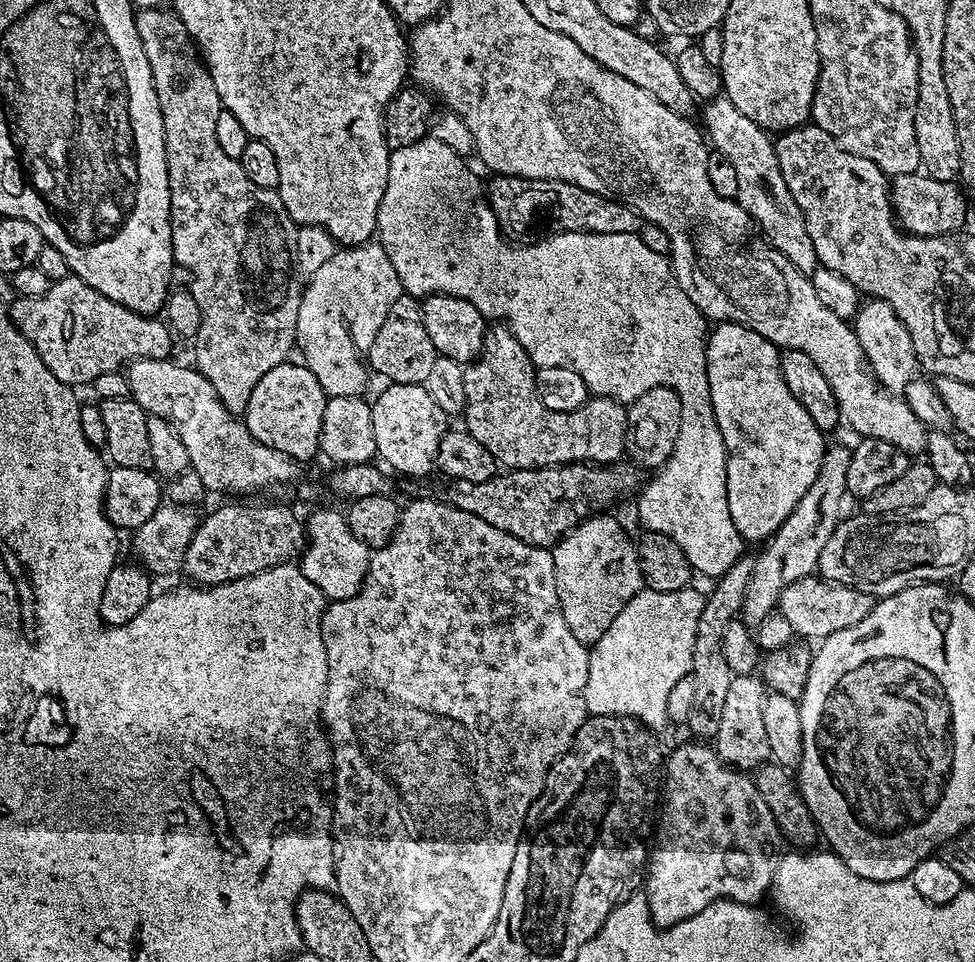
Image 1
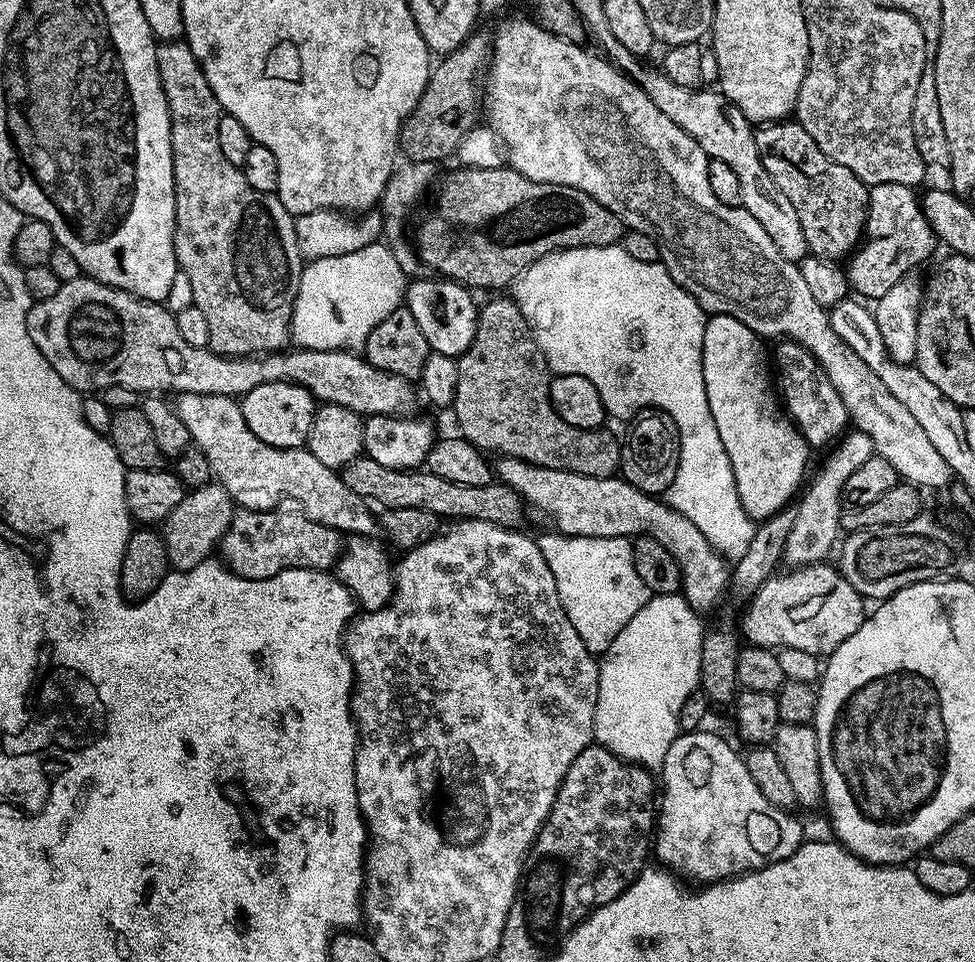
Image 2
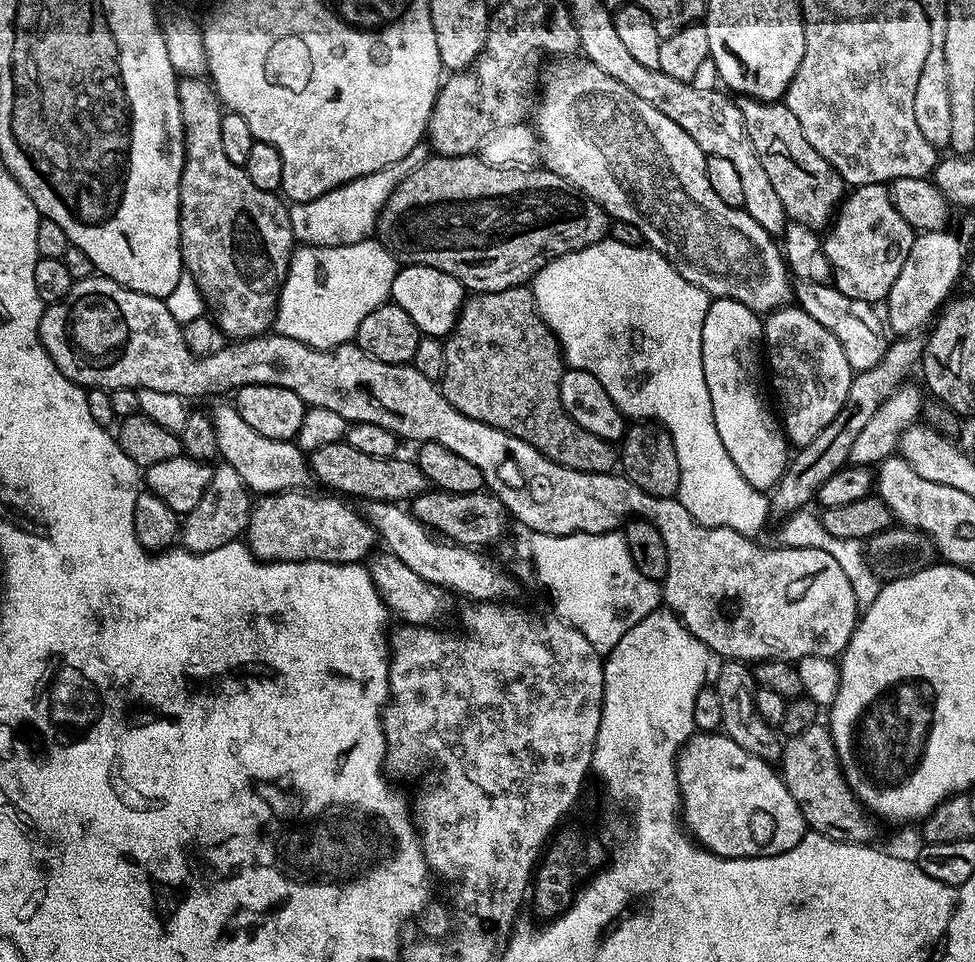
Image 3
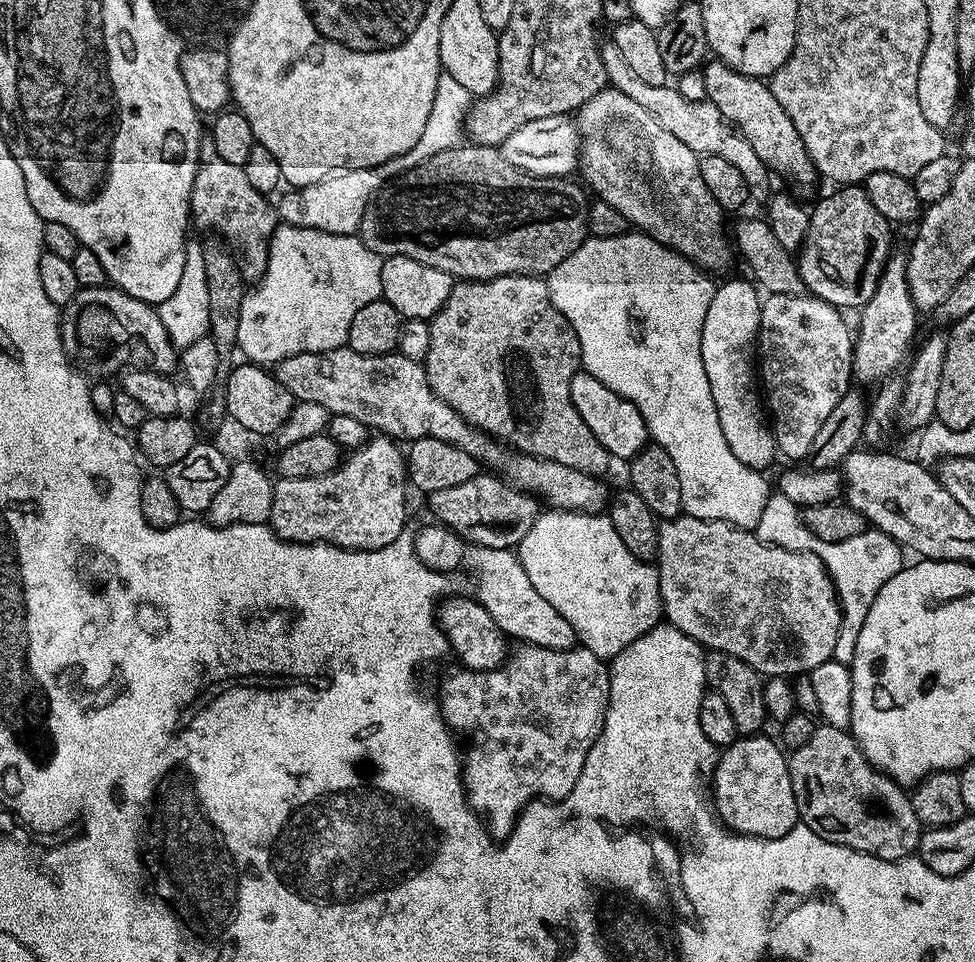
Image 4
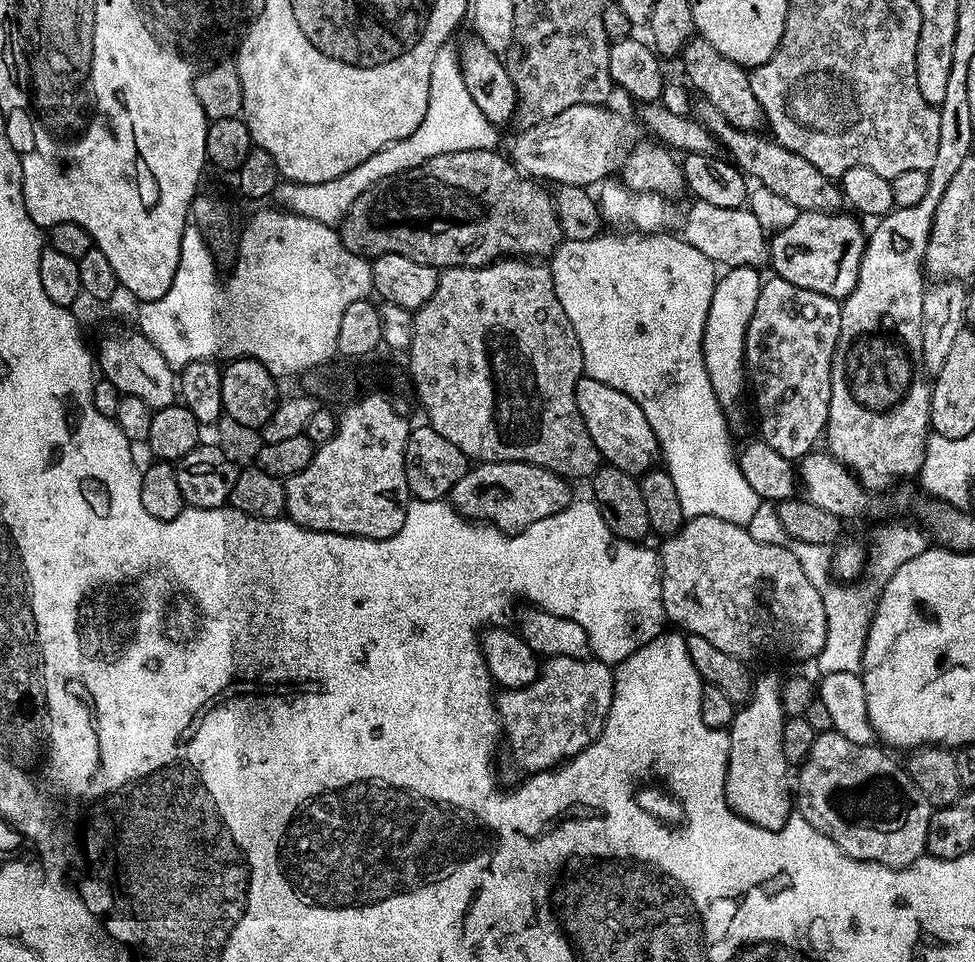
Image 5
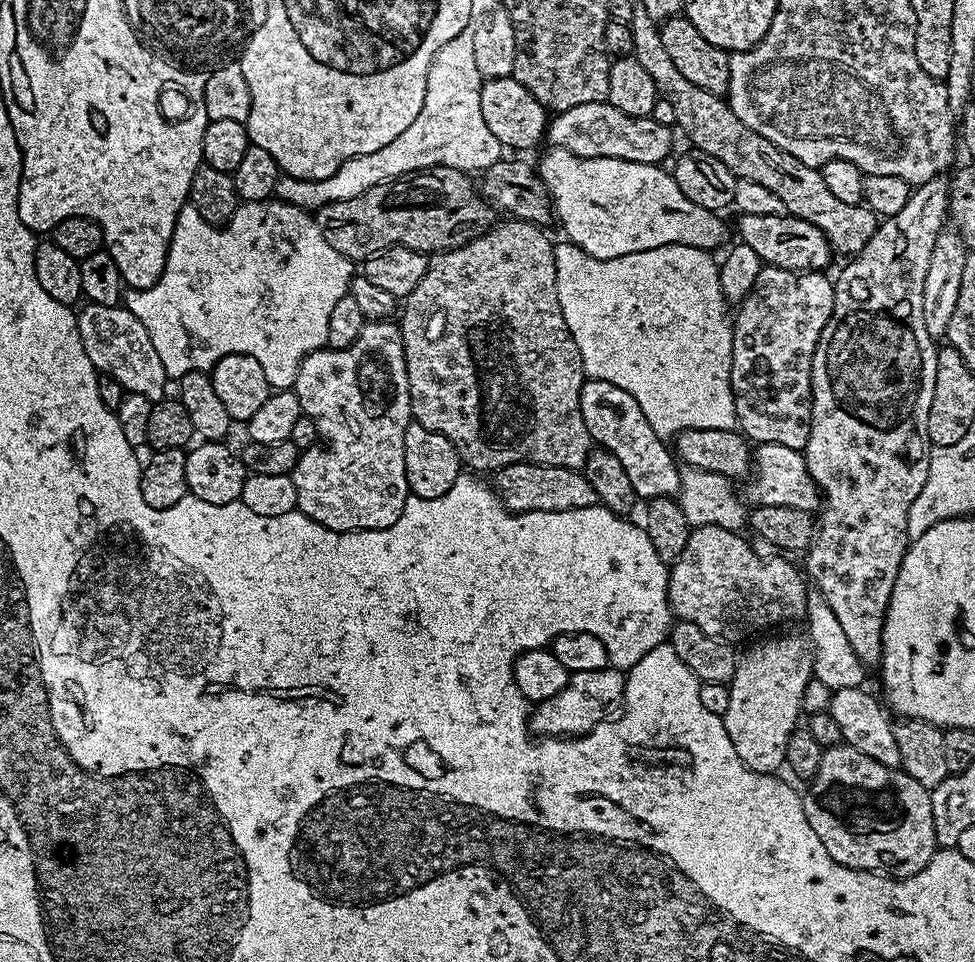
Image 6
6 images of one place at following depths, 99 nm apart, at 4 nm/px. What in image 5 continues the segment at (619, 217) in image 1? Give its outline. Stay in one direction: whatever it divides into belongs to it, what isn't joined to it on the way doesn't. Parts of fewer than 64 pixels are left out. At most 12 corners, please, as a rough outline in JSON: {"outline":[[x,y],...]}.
{"outline":[[496,150],[379,180],[340,240],[365,258],[548,258],[556,201]]}

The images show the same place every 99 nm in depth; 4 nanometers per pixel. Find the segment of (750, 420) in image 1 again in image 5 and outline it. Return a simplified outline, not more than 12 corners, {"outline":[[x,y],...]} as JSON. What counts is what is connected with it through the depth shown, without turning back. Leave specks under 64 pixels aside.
{"outline":[[759,267],[717,279],[704,331],[710,386],[727,419],[746,396],[744,347]]}

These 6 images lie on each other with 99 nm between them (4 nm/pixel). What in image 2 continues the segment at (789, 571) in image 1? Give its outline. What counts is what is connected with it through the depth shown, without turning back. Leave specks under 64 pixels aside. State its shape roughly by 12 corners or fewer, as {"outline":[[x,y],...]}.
{"outline":[[849,431],[792,512],[785,565],[827,561],[846,478],[874,454]]}

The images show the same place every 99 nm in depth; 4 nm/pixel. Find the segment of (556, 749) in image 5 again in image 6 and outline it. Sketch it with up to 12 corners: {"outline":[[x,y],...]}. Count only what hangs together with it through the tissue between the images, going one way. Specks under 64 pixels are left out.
{"outline":[[621,669],[582,670],[531,709],[537,737],[575,738],[624,707]]}

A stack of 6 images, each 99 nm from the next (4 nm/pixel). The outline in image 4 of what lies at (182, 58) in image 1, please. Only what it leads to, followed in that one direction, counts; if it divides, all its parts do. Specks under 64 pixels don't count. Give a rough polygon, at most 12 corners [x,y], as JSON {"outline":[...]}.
{"outline":[[200,141],[193,225],[223,240],[245,281],[268,269],[278,212],[243,167]]}

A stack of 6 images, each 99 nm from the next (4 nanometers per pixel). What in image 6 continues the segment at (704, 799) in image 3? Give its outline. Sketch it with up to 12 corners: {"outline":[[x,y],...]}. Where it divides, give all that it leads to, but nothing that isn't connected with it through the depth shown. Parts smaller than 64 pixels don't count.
{"outline":[[800,636],[739,657],[723,714],[755,772],[784,764],[814,677]]}

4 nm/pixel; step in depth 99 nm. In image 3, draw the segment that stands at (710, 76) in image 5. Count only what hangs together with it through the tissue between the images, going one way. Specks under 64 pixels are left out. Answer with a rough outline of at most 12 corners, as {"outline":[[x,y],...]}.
{"outline":[[744,98],[746,134],[787,219],[827,229],[839,172],[787,103]]}

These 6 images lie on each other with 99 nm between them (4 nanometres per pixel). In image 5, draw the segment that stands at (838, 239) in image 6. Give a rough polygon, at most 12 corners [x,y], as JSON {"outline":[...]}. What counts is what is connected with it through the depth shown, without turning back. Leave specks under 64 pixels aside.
{"outline":[[706,99],[694,116],[731,163],[800,212],[836,212],[839,187]]}

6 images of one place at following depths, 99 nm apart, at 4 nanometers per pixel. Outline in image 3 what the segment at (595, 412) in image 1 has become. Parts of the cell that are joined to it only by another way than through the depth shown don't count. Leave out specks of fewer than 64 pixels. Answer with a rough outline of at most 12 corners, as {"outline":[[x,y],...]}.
{"outline":[[531,287],[469,295],[438,387],[570,470],[613,471],[552,376]]}

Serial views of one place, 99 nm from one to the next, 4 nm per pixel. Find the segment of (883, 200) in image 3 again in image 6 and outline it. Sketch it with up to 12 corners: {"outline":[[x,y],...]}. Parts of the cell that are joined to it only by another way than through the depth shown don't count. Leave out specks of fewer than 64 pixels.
{"outline":[[743,214],[739,243],[765,264],[819,272],[834,256],[797,216]]}

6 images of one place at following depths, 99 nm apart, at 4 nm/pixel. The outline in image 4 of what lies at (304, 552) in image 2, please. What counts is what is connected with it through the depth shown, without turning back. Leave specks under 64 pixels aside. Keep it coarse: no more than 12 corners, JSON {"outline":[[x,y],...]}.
{"outline":[[376,434],[335,472],[277,479],[295,544],[382,550],[406,531],[406,456]]}

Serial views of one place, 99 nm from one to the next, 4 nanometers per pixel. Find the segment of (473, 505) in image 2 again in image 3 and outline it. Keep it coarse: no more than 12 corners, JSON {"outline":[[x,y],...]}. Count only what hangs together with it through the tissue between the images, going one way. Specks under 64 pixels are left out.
{"outline":[[339,440],[310,453],[325,489],[411,502],[430,485],[415,459],[370,458]]}

